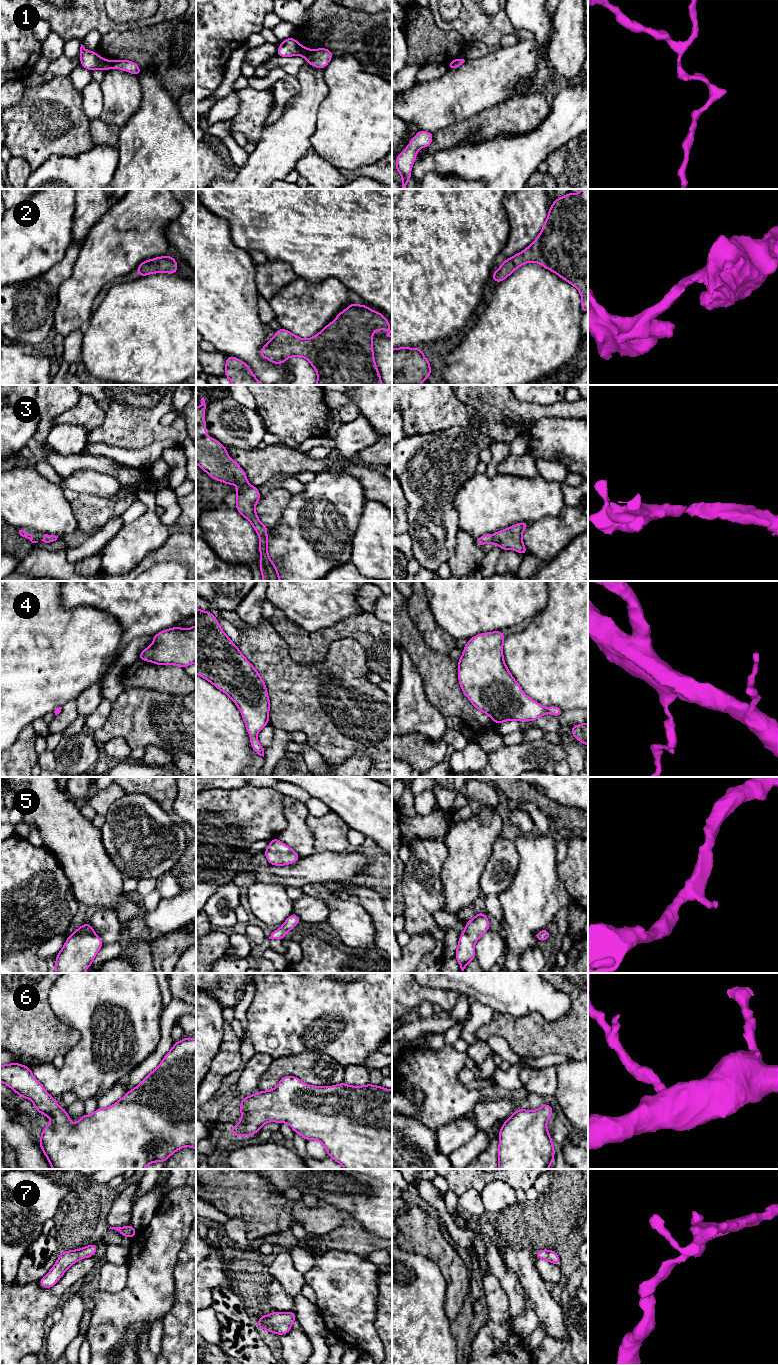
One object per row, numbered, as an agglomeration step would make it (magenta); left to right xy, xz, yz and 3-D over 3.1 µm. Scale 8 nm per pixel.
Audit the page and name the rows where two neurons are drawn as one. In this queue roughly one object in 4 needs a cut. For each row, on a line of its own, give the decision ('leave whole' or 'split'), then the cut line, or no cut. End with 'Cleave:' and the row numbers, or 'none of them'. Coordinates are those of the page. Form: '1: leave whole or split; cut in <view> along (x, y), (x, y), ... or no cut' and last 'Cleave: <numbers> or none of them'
1: split; cut in xz along (313, 50), (304, 56)
2: leave whole; no cut
3: leave whole; no cut
4: leave whole; no cut
5: leave whole; no cut
6: leave whole; no cut
7: leave whole; no cut
Cleave: 1

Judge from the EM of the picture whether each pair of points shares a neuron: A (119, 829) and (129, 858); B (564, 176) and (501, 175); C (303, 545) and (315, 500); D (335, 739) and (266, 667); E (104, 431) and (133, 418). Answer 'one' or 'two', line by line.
A: one
B: two
C: one
D: one
E: one

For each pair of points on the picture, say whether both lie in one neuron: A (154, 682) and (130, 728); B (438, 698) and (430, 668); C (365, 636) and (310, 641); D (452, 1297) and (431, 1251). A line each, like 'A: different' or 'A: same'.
A: different
B: same
C: same
D: same

